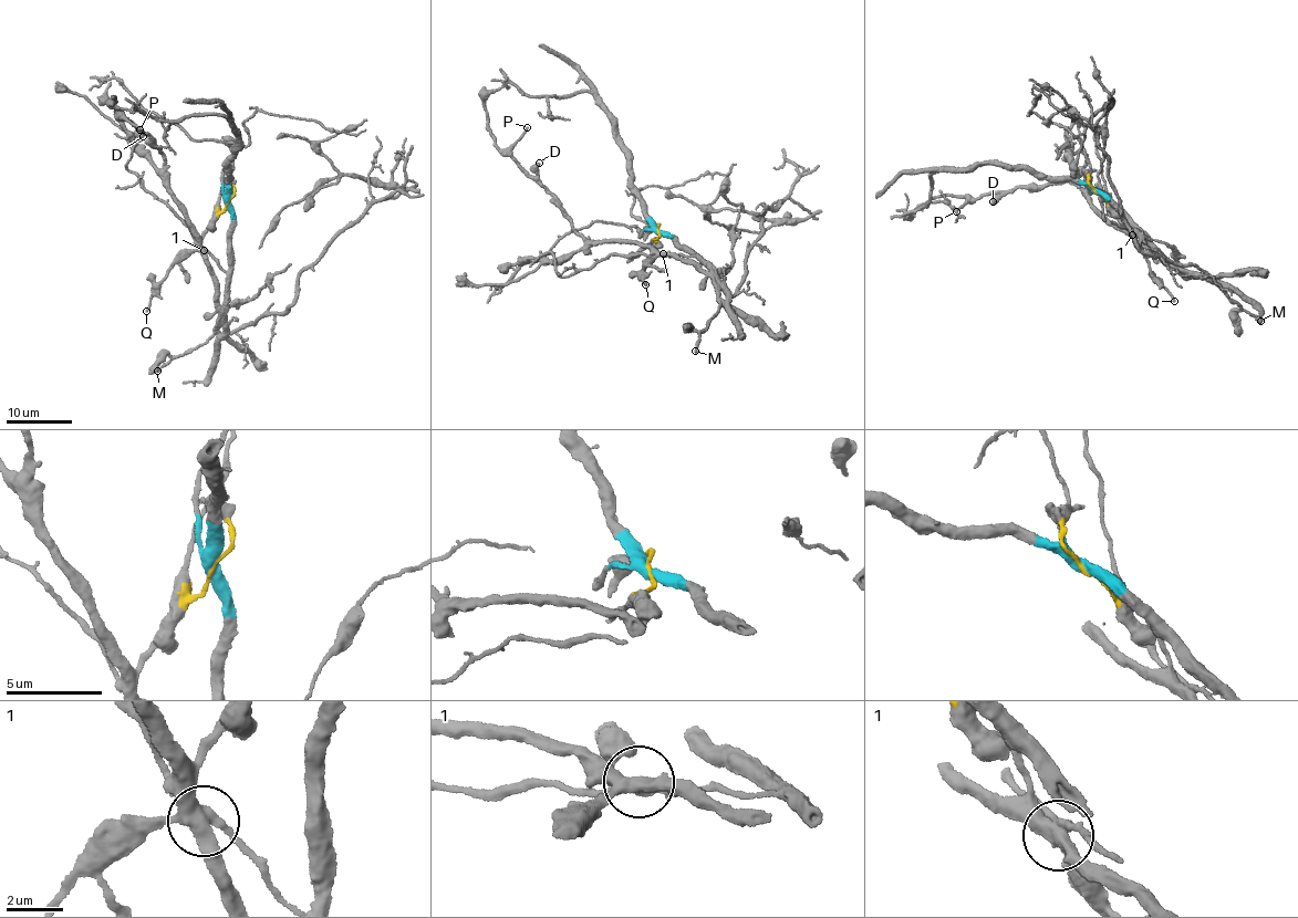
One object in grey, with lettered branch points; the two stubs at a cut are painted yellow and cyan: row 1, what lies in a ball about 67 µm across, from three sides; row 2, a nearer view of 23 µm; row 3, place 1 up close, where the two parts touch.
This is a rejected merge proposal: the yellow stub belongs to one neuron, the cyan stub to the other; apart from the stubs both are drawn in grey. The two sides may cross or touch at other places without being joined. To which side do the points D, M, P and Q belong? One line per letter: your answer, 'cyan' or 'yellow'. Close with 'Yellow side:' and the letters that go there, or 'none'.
D: yellow
M: yellow
P: yellow
Q: yellow
Yellow side: D, M, P, Q

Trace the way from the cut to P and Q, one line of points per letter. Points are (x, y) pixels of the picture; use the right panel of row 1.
P: (1096, 189), (1119, 211), (1122, 226), (1112, 222), (1092, 204), (1086, 191), (1066, 180), (977, 197), (955, 210)
Q: (1096, 189), (1119, 211), (1139, 241), (1153, 277), (1159, 279), (1174, 302)

